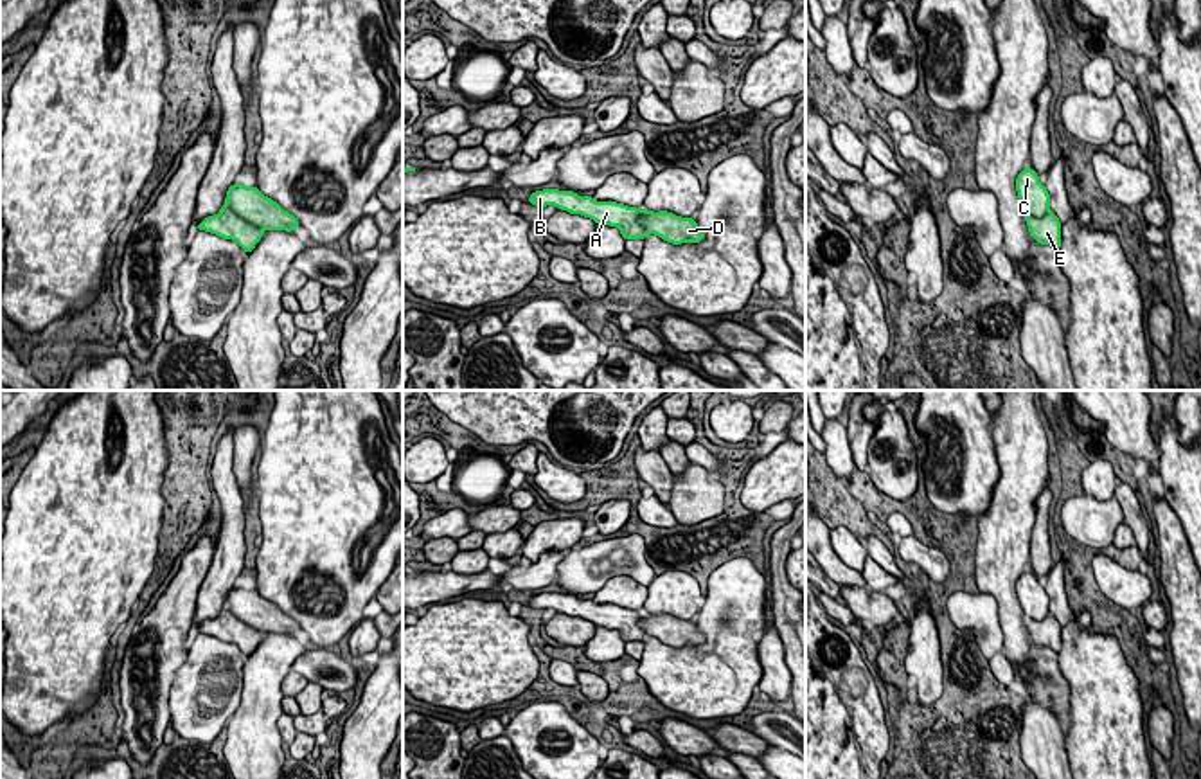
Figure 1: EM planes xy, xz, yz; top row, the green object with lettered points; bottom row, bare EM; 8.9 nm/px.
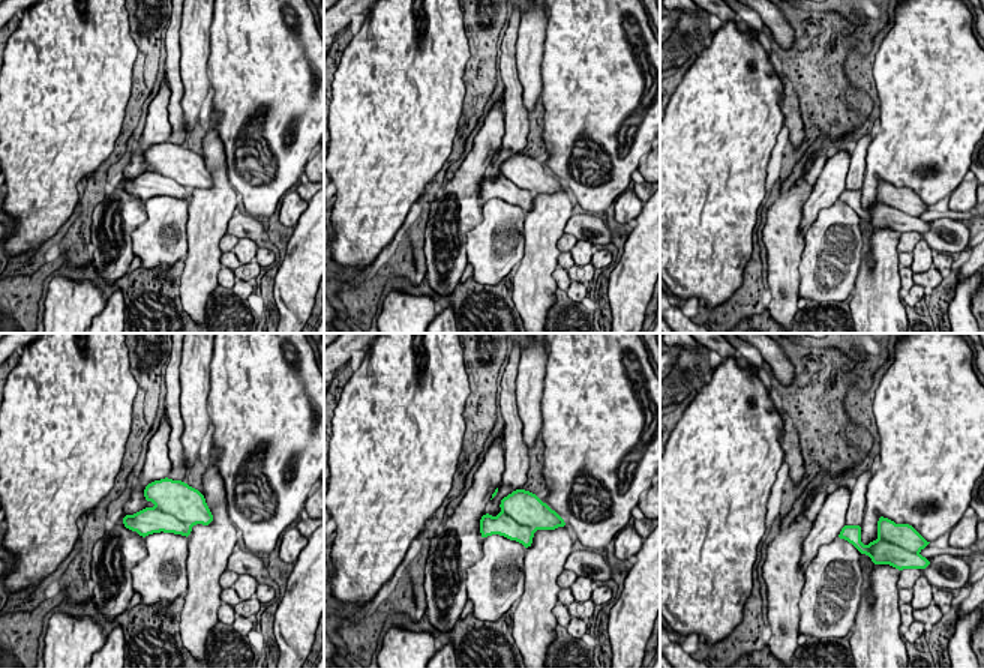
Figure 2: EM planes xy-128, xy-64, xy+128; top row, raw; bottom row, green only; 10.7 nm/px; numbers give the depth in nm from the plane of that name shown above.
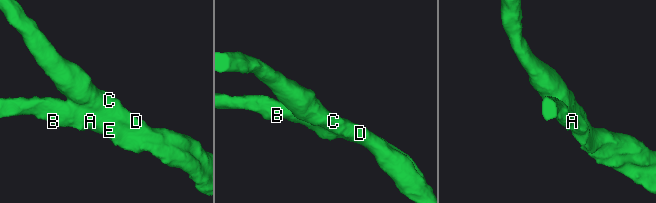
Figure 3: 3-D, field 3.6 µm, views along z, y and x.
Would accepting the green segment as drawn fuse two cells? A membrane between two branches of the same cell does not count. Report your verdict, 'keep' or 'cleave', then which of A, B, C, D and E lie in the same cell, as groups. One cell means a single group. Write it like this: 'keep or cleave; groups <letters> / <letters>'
keep; groups A B C D E

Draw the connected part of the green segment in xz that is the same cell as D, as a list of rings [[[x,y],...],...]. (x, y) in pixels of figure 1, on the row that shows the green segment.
[[[543,189],[529,196],[529,203],[536,207],[554,205],[570,214],[581,214],[593,219],[597,225],[604,223],[617,227],[626,239],[645,239],[654,234],[667,243],[699,243],[705,232],[692,218],[681,218],[667,210],[653,212],[645,209],[627,207],[617,201],[597,201],[593,196],[579,196],[575,191]]]

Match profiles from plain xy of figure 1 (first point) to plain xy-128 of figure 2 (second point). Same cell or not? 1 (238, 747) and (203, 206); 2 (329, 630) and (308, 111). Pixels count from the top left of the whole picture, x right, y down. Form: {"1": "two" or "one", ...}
{"1": "one", "2": "one"}

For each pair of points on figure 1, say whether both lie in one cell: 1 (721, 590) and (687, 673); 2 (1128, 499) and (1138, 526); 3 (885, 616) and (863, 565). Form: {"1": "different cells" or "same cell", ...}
{"1": "same cell", "2": "same cell", "3": "different cells"}

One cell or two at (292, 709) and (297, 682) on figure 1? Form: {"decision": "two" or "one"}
{"decision": "one"}

